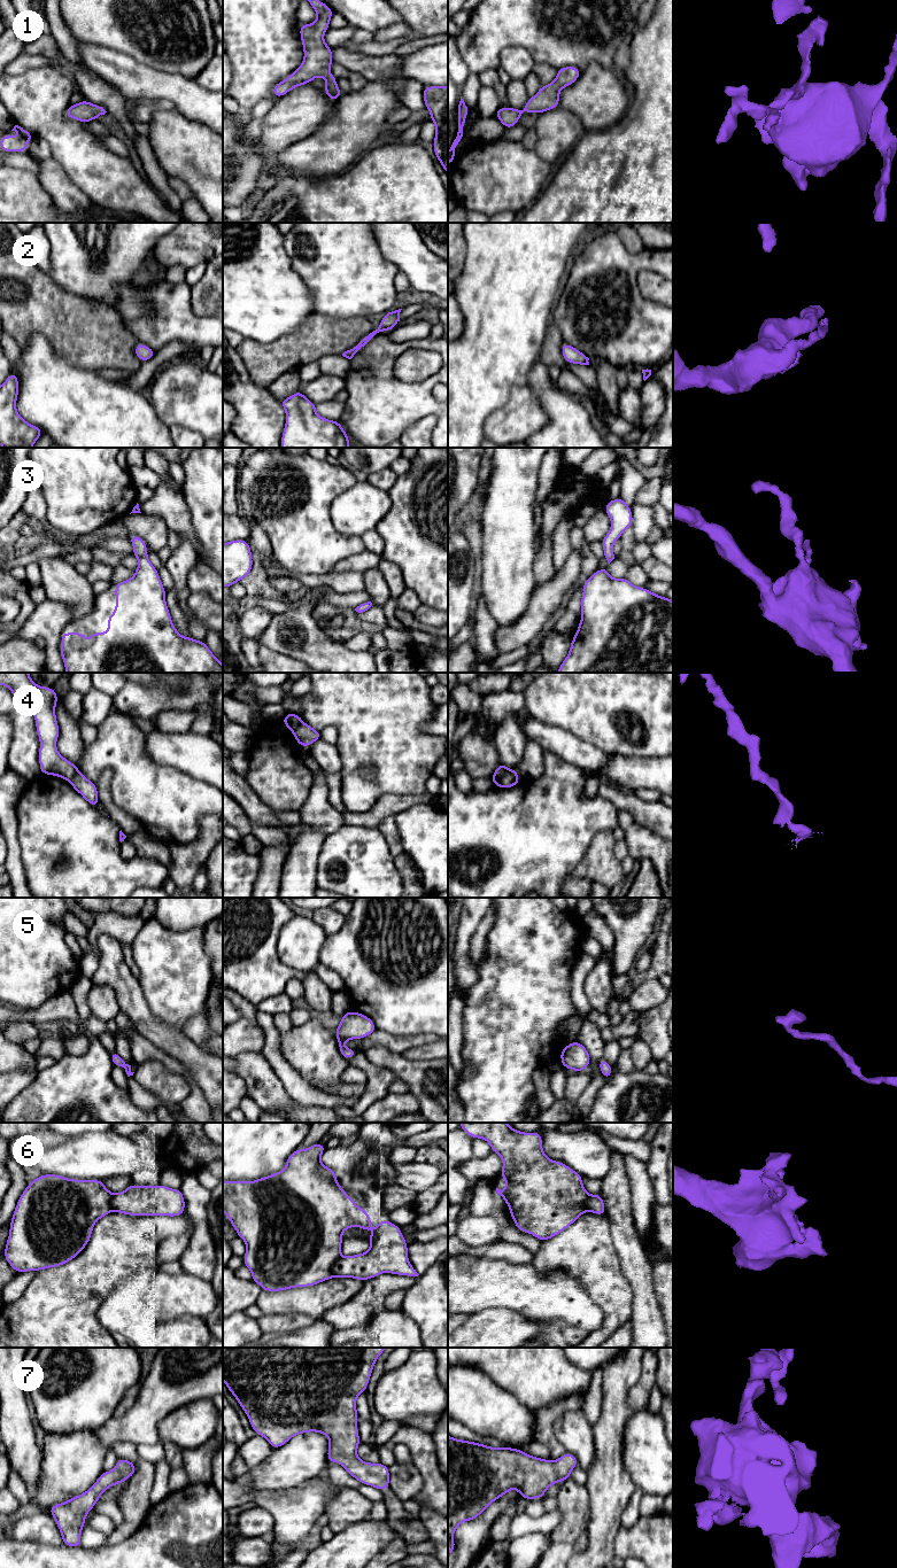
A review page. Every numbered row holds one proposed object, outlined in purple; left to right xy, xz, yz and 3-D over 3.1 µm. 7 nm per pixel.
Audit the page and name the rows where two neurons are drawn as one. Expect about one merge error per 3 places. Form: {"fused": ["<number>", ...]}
{"fused": ["4"]}

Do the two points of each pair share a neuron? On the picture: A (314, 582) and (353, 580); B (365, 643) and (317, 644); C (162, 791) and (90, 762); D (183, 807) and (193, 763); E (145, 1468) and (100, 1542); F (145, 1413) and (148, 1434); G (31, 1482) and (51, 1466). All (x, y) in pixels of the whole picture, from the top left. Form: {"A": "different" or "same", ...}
{"A": "same", "B": "different", "C": "same", "D": "different", "E": "different", "F": "same", "G": "different"}

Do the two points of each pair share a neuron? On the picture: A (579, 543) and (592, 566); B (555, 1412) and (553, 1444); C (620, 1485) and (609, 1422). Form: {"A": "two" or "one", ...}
{"A": "one", "B": "one", "C": "one"}

